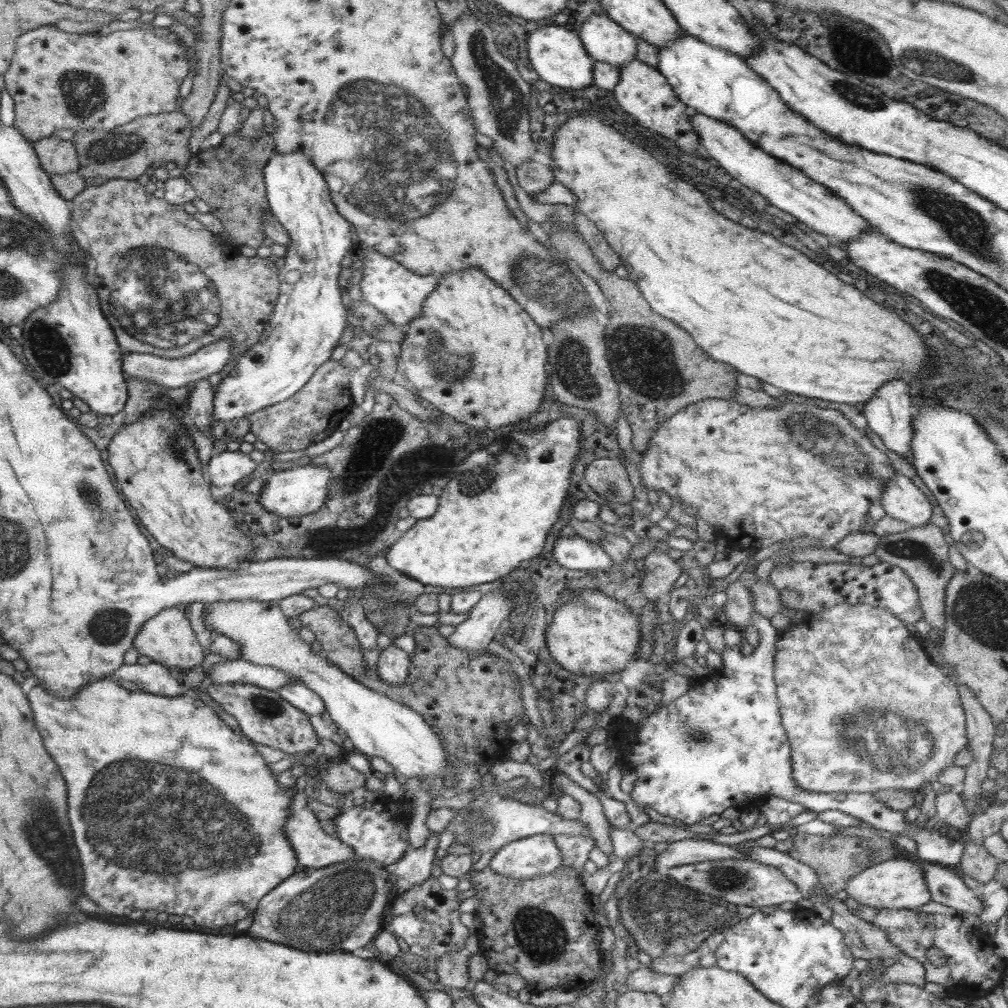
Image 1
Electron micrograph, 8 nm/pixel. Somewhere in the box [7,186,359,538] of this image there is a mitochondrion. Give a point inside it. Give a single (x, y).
(160, 299)

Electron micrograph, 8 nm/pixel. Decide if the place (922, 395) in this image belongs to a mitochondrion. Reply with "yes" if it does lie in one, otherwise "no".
no

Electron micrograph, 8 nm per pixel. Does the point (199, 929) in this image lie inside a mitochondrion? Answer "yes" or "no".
no

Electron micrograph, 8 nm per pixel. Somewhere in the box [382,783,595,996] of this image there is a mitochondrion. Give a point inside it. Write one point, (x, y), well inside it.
(541, 936)

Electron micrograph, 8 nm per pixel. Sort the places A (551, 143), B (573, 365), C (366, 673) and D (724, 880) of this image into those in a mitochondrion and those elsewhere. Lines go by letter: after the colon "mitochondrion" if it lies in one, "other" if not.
A: other
B: mitochondrion
C: mitochondrion
D: mitochondrion

